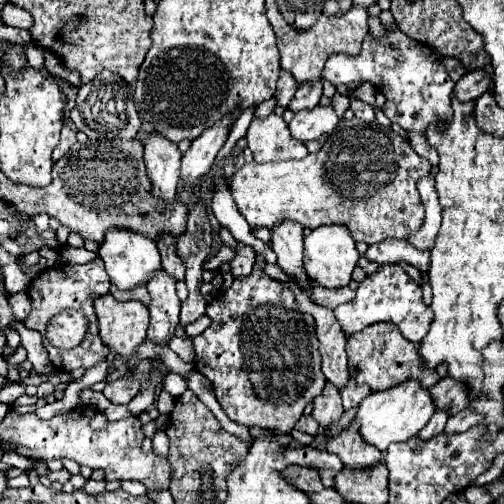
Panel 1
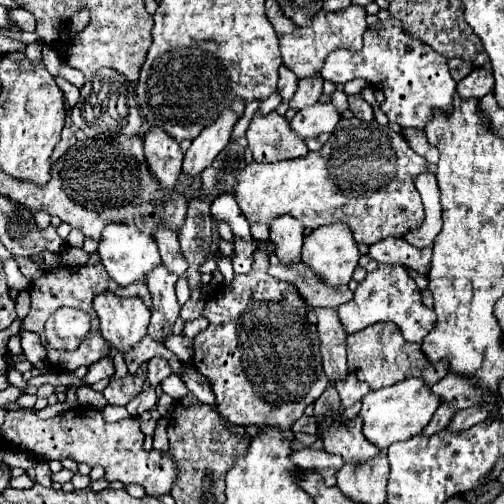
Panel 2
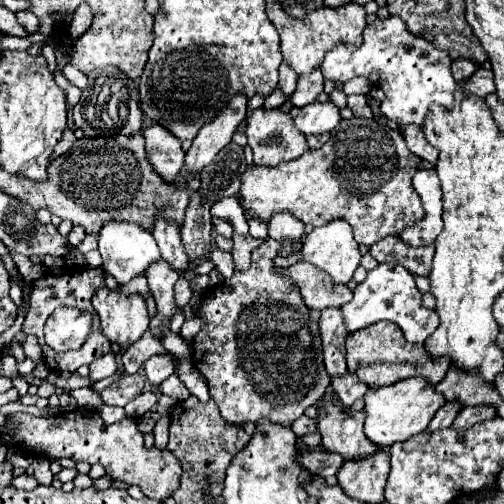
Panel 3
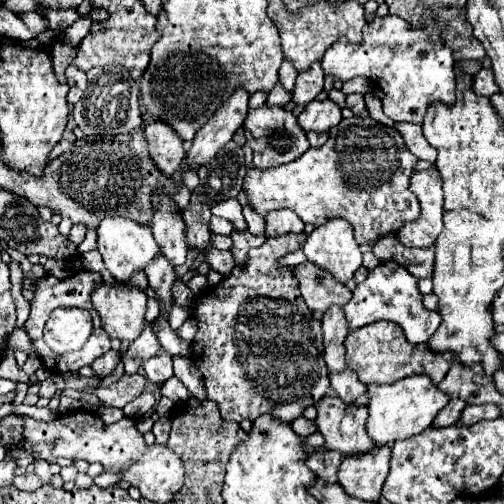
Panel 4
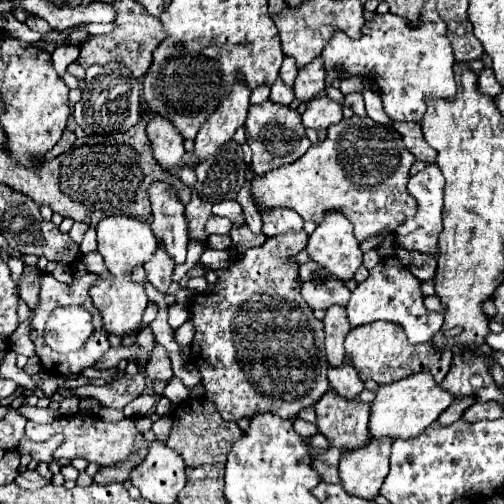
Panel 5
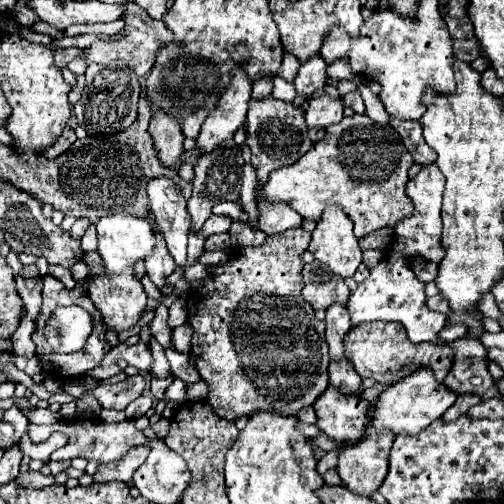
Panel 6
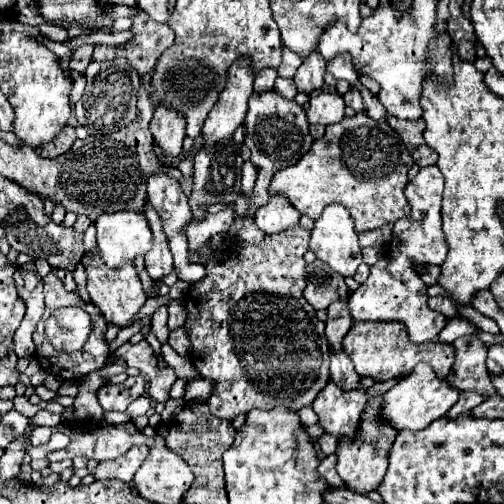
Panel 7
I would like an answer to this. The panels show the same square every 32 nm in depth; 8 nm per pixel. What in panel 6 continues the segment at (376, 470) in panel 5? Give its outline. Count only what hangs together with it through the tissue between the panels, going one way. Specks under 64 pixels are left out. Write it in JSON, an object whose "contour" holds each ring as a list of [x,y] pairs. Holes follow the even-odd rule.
{"contour":[[[366,428],[368,440],[360,448],[342,448],[338,456],[338,474],[342,484],[358,494],[370,498],[382,486],[388,474],[388,456],[394,436],[376,436],[372,428]]]}

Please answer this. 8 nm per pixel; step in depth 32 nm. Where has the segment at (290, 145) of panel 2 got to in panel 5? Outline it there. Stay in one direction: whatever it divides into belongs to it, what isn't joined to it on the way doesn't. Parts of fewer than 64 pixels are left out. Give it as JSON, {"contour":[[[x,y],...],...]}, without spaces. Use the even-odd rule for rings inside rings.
{"contour":[[[268,100],[260,106],[250,106],[244,130],[246,130],[246,142],[252,148],[252,170],[258,174],[290,164],[310,148],[306,130],[300,124],[300,114],[288,106],[272,104]]]}

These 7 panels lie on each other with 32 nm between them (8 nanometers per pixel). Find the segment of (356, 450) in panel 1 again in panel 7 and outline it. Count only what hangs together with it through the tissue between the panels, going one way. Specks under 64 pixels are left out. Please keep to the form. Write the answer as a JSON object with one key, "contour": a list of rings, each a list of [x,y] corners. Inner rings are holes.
{"contour":[[[328,382],[328,388],[320,392],[312,408],[318,414],[318,426],[336,438],[356,438],[360,432],[362,412],[368,404],[364,390],[340,392],[336,384]]]}

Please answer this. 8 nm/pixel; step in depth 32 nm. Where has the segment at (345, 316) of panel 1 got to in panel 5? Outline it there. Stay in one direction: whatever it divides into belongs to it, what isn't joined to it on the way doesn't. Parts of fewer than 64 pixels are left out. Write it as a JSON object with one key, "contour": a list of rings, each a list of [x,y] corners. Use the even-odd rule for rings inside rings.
{"contour":[[[386,258],[370,270],[370,278],[366,278],[362,284],[356,286],[350,302],[346,304],[346,312],[352,328],[376,320],[396,322],[404,328],[412,344],[420,344],[420,342],[430,342],[432,336],[440,330],[440,324],[444,322],[444,316],[440,312],[428,312],[422,306],[422,300],[424,296],[420,294],[420,280],[414,278],[396,258]]]}

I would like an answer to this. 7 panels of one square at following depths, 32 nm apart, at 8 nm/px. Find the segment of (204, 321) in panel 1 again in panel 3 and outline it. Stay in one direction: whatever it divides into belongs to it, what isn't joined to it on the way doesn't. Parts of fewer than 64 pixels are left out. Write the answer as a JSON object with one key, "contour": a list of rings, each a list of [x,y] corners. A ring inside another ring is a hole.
{"contour":[[[200,317],[193,318],[191,320],[186,320],[180,330],[180,336],[184,336],[187,340],[194,339],[196,332],[199,332],[204,325],[204,322]]]}

